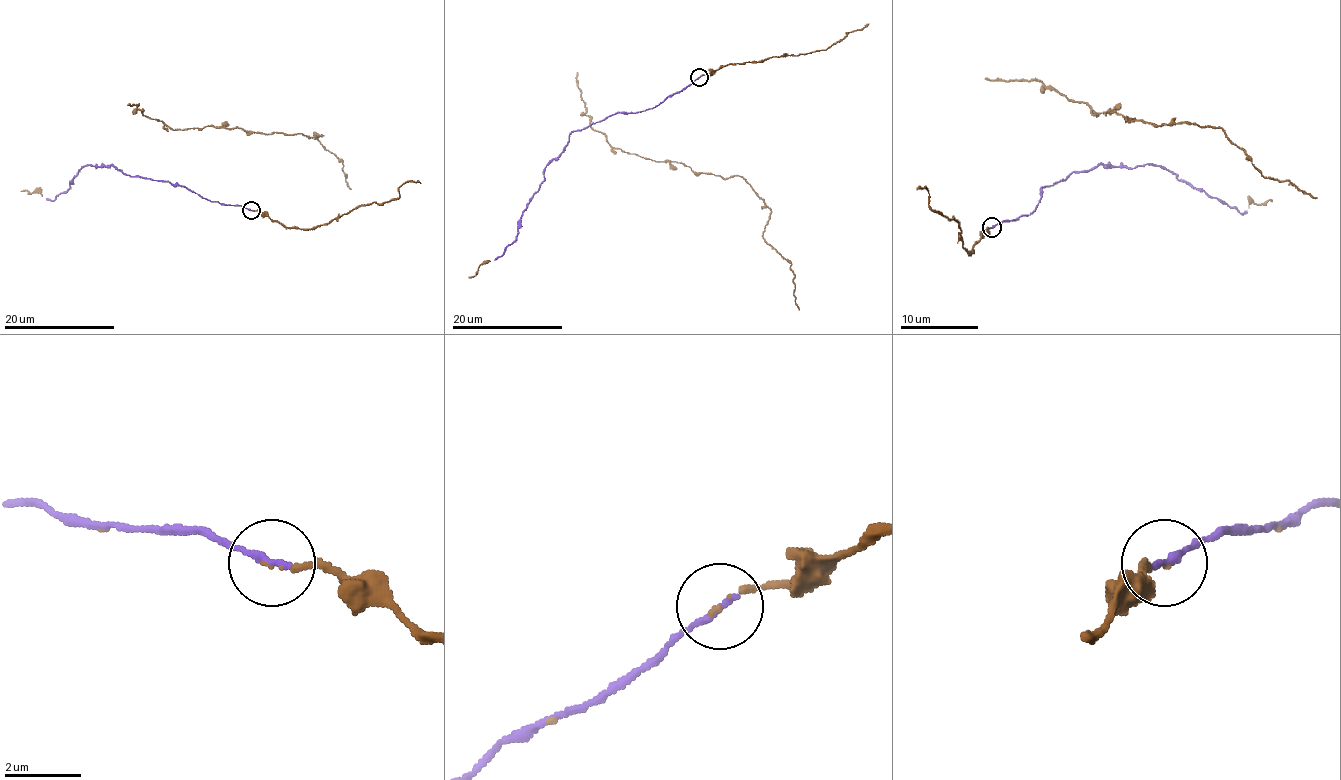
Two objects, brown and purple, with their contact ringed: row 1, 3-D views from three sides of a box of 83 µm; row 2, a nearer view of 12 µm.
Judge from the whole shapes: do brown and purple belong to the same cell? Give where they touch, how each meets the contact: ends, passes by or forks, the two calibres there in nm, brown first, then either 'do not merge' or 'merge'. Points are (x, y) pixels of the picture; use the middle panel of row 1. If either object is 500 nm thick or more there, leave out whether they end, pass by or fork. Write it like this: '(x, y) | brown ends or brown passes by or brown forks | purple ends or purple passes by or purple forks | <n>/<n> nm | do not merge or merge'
(699, 77) | brown ends | purple ends | 100/200 nm | merge

